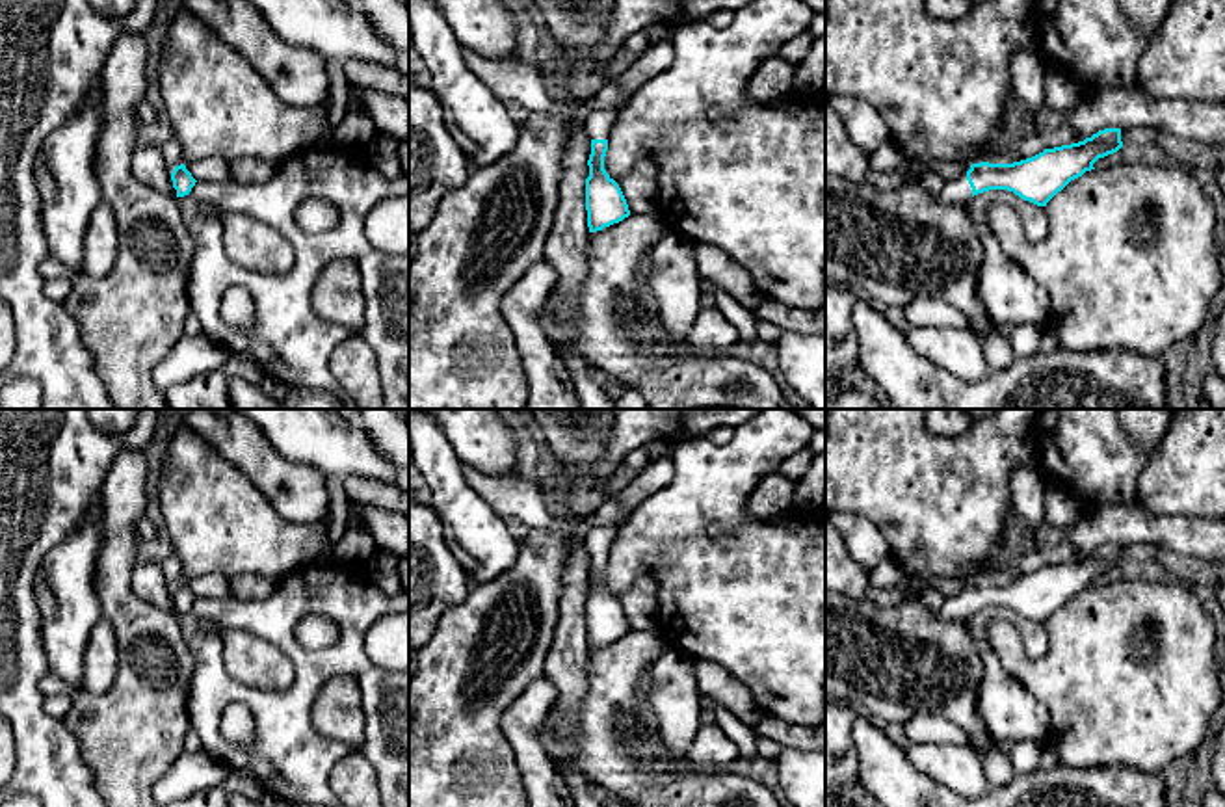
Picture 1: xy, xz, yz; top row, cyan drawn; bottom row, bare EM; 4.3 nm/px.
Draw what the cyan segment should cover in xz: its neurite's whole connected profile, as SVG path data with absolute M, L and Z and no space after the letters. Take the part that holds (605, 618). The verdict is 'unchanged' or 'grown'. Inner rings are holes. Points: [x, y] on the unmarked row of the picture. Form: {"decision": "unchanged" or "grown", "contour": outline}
{"decision": "grown", "contour": "M617 524L591 526L584 539L584 549L591 556L587 576L589 593L586 595L586 627L589 649L602 647L630 632L626 615L619 601L606 589L604 573L608 554L617 536Z"}

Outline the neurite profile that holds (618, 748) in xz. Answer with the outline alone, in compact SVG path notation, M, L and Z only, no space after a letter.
M656 628L628 632L619 640L591 649L586 668L586 694L574 718L576 736L558 738L548 716L537 738L560 772L573 768L589 785L606 790L634 807L781 807L760 783L731 774L680 772L647 712L641 681L667 645Z

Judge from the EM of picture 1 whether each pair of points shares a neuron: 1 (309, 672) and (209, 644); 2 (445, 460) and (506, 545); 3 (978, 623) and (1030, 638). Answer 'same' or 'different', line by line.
1: same
2: same
3: same

